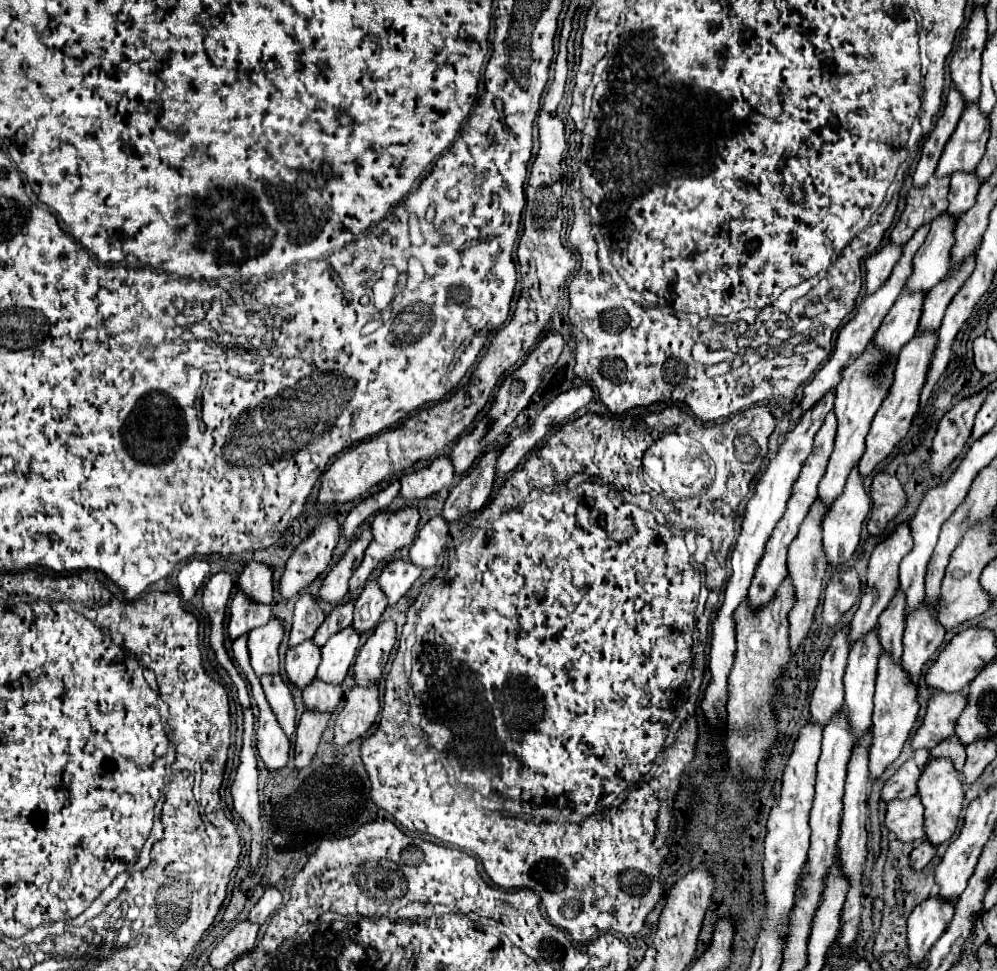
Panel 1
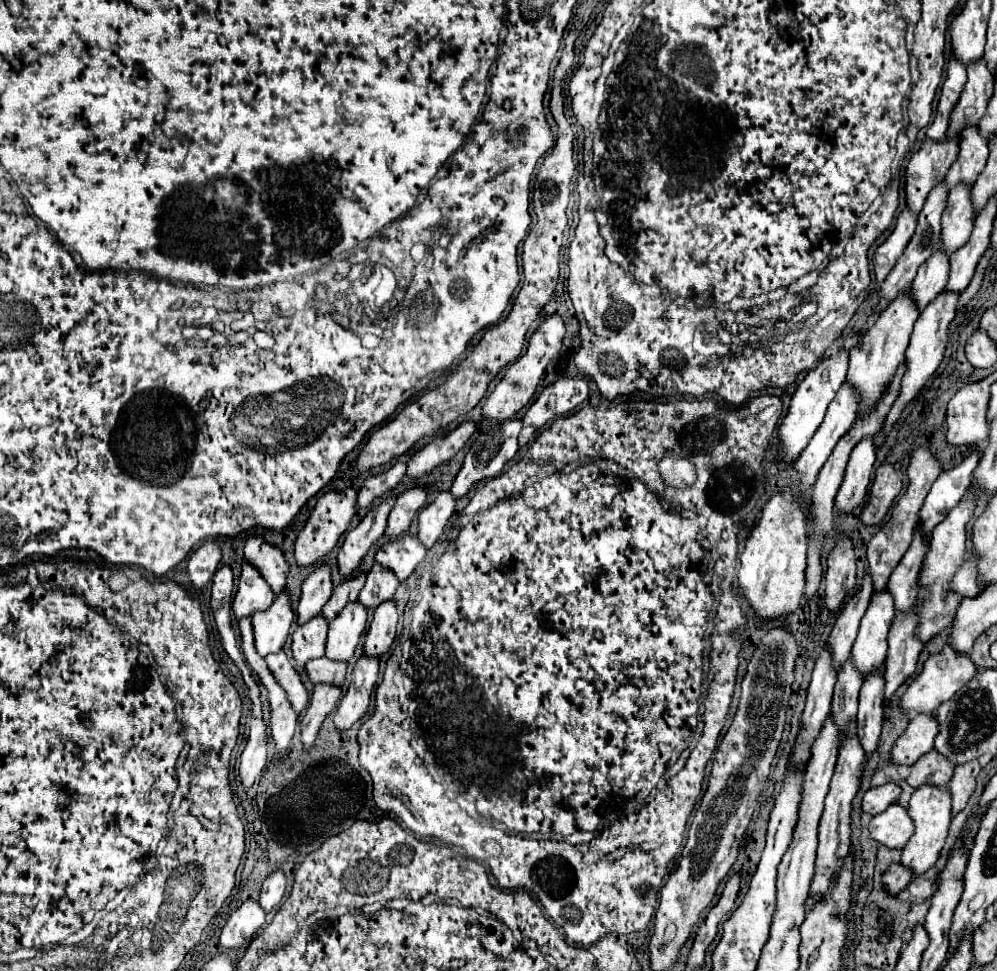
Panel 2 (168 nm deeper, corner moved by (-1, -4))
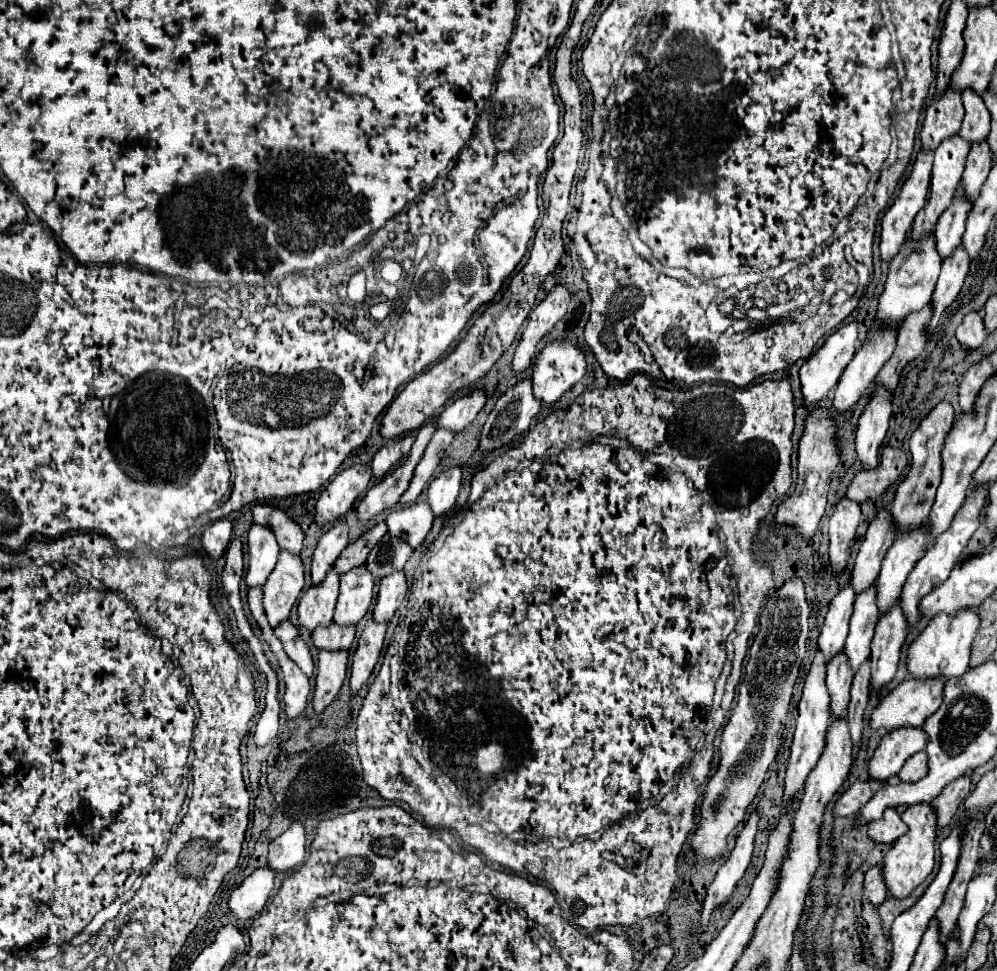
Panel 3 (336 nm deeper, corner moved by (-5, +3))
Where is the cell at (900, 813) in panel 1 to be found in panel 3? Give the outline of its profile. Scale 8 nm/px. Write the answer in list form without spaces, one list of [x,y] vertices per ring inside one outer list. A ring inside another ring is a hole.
[[[887,808],[883,812],[883,818],[869,822],[867,828],[869,828],[869,838],[883,844],[891,844],[907,832],[907,824],[901,820],[895,808]]]

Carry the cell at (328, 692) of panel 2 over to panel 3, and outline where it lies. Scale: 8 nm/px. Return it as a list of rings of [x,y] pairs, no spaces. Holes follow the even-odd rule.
[[[319,652],[313,712],[321,714],[337,696],[347,676],[347,652]]]

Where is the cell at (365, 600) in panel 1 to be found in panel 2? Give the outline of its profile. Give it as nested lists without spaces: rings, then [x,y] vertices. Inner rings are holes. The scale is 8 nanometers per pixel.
[[[373,563],[371,571],[367,573],[365,587],[359,593],[359,601],[369,609],[377,607],[379,603],[393,597],[395,589],[399,587],[399,579],[389,571],[389,567],[381,567],[381,563]]]

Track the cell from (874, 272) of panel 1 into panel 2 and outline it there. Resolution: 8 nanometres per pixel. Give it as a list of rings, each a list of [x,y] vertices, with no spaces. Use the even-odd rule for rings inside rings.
[[[905,207],[897,217],[897,223],[895,223],[891,235],[875,251],[873,269],[875,269],[877,281],[883,281],[889,275],[895,261],[901,257],[905,245],[909,243],[913,231],[915,231],[915,225],[917,225],[917,213],[909,211],[909,207]]]

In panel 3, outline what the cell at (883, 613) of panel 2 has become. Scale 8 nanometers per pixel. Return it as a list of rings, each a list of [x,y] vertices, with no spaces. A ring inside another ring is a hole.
[[[925,524],[907,536],[899,536],[893,546],[887,550],[881,566],[881,574],[875,582],[877,590],[877,608],[879,614],[887,614],[901,596],[901,588],[907,580],[907,574],[913,570],[915,562],[925,554],[929,546],[929,536],[925,532]]]

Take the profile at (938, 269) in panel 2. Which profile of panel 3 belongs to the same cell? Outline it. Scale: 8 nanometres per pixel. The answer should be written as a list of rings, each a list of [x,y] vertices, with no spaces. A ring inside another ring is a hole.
[[[955,196],[953,204],[941,214],[941,220],[937,222],[937,230],[935,230],[937,252],[941,260],[949,258],[961,246],[969,210],[971,210],[971,204],[963,196]]]

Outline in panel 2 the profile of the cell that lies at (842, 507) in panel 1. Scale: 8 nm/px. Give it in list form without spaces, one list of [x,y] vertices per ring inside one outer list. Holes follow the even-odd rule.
[[[873,437],[861,439],[857,447],[851,451],[845,479],[839,487],[839,493],[835,497],[835,509],[837,517],[843,517],[847,511],[857,507],[859,503],[865,501],[869,481],[871,481],[871,471],[875,463],[875,447],[873,447]]]

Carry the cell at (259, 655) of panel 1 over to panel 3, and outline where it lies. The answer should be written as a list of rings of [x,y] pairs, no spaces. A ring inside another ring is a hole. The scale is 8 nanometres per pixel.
[[[279,554],[279,562],[263,586],[263,608],[271,628],[289,618],[303,590],[303,564],[299,558]]]

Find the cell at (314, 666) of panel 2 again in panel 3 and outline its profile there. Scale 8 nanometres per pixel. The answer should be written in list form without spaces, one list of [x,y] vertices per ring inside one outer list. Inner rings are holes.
[[[331,624],[329,628],[317,628],[311,634],[313,646],[317,650],[327,650],[327,652],[339,652],[339,650],[349,650],[355,638],[355,630],[353,628],[335,628],[335,624]]]

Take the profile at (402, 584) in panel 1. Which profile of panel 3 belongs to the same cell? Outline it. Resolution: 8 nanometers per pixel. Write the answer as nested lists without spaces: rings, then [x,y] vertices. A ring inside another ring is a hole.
[[[415,502],[407,508],[391,512],[387,518],[389,536],[403,538],[411,548],[419,548],[433,526],[433,514],[425,502]]]

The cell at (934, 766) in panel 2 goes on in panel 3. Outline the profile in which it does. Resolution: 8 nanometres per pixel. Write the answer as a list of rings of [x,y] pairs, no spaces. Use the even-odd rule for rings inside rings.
[[[917,752],[915,756],[911,756],[905,766],[901,768],[901,772],[897,774],[901,782],[919,782],[921,778],[927,776],[927,752]]]

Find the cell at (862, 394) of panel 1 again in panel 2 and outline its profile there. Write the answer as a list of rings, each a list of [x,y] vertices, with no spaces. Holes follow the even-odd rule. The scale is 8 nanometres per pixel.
[[[907,293],[897,295],[881,313],[879,319],[869,327],[863,337],[859,339],[859,345],[851,349],[851,359],[849,359],[849,373],[847,373],[847,383],[857,389],[861,395],[861,407],[859,415],[871,411],[883,391],[887,389],[887,383],[895,375],[899,363],[905,359],[905,347],[909,345],[913,323],[919,319],[919,309],[913,303],[913,297]]]

